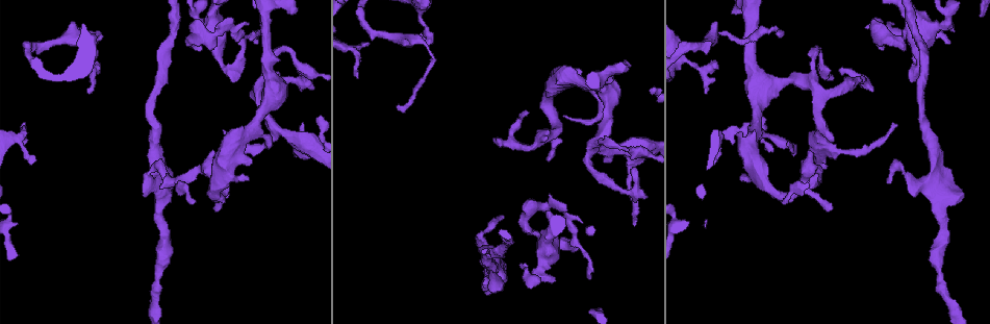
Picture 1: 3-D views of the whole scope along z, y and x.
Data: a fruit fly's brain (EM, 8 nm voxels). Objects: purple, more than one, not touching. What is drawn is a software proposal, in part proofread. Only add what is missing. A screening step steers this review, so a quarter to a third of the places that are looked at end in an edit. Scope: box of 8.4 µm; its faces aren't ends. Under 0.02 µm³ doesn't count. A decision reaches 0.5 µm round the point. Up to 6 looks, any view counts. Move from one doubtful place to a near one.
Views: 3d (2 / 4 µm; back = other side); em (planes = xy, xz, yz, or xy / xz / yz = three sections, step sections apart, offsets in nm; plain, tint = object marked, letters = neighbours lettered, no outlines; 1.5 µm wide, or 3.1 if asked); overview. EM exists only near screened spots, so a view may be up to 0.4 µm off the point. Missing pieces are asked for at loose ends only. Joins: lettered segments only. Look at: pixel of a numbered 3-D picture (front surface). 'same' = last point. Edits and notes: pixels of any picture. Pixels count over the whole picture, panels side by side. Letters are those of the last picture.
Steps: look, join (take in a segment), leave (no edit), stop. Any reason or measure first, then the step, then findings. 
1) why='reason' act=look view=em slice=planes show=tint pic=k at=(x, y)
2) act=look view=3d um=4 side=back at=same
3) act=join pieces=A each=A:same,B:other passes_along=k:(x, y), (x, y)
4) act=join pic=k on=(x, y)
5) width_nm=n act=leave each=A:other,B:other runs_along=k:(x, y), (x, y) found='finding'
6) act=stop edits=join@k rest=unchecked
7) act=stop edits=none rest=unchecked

why='branch stops here' act=look view=3d um=2 pic=1 at=(784, 202)

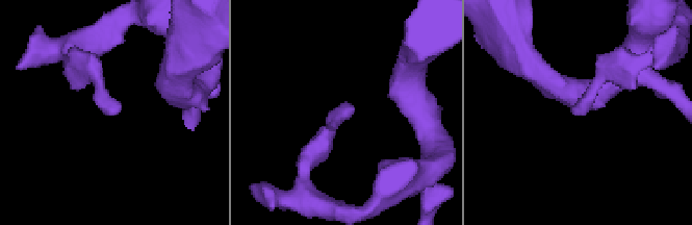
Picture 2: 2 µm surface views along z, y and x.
act=look view=em slice=planes show=letters pic=2 at=(580, 102)

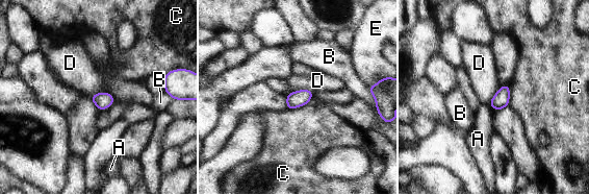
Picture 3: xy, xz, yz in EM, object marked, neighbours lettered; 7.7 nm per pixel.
act=leave each=A:other,B:other,C:other,D:other,E:other border=3:(313, 91), (299, 89), (287, 94) found='none of them fits'

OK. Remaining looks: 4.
why='free end' act=look view=em slice=xy step=8 show=tint pic=1 at=(22, 123)

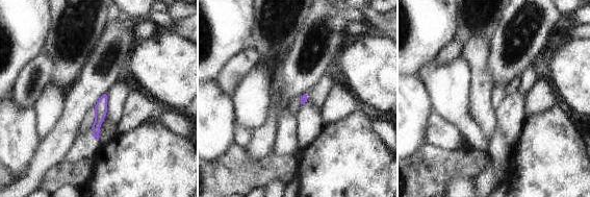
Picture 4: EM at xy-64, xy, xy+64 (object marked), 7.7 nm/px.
why='another direction' act=look view=em slice=planes show=letters at=same

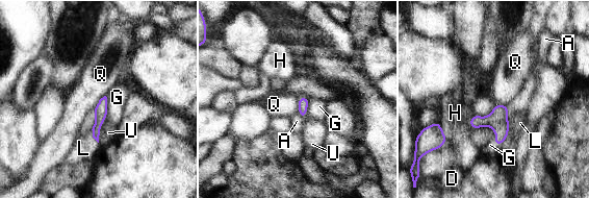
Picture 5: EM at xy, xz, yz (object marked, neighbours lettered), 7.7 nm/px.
act=leave each=A:other,D:other,G:other,H:other,L:other,Q:other,U:other border=5:(300, 97), (297, 113) found='no lettered segment goes on from it'

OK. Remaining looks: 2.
why='free end' act=look view=em slice=xy step=8 show=letters pic=1 at=(255, 43)

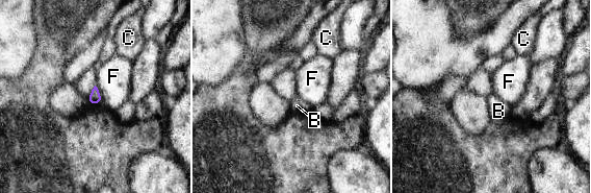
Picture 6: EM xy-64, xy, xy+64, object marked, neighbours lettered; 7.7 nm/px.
why='another direction' act=look view=em slice=planes show=letters at=same

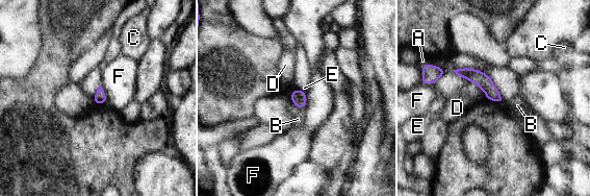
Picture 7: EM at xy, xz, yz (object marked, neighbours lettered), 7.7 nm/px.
act=leave each=A:other,B:other,C:other,D:other,E:other,F:other runs_along=7:(459, 72), (477, 76), (499, 99) found='no lettered segment goes on from it'

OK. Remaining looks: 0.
act=stop edits=none rest=unchecked

